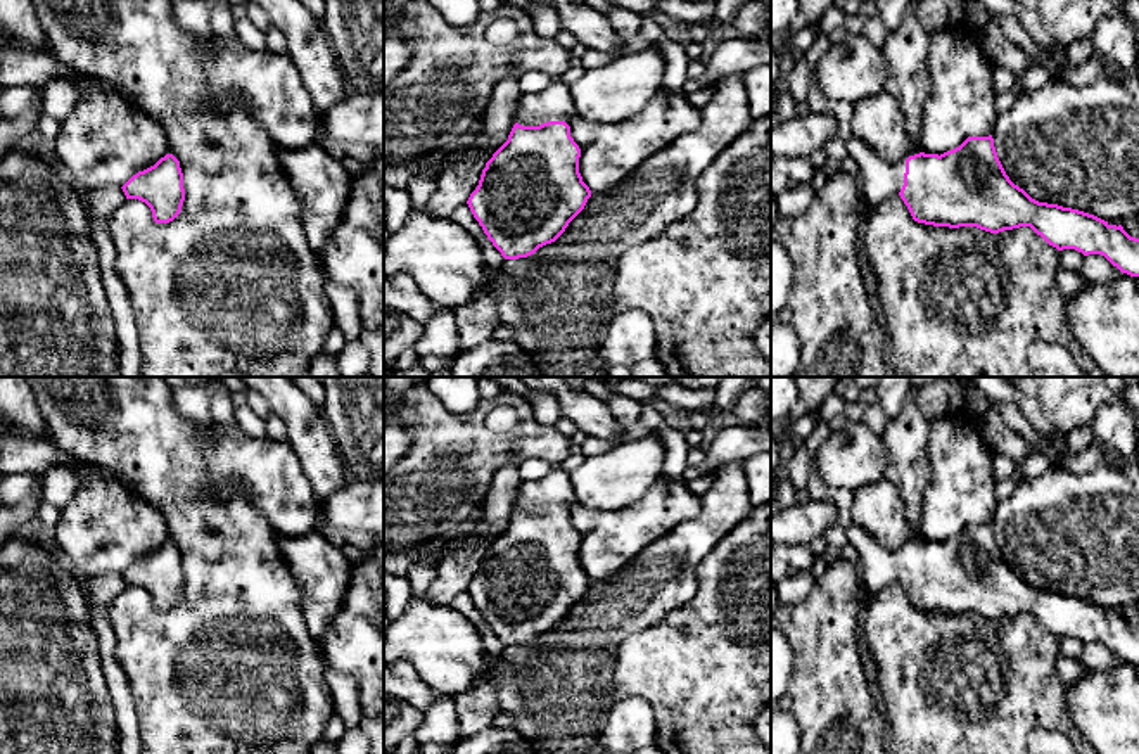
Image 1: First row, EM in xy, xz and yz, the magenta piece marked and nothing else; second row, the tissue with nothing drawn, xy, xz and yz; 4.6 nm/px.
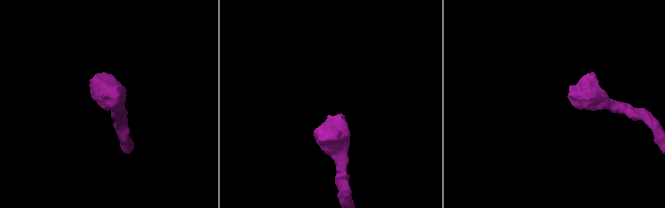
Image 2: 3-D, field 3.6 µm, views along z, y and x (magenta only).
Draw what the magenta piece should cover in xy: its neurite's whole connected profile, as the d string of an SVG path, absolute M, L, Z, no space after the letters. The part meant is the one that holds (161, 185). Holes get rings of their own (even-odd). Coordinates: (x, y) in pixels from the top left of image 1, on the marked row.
M166 154L154 166L138 171L121 188L126 199L145 202L156 223L173 221L185 201L183 173L173 154Z

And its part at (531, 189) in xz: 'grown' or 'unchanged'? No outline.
grown

